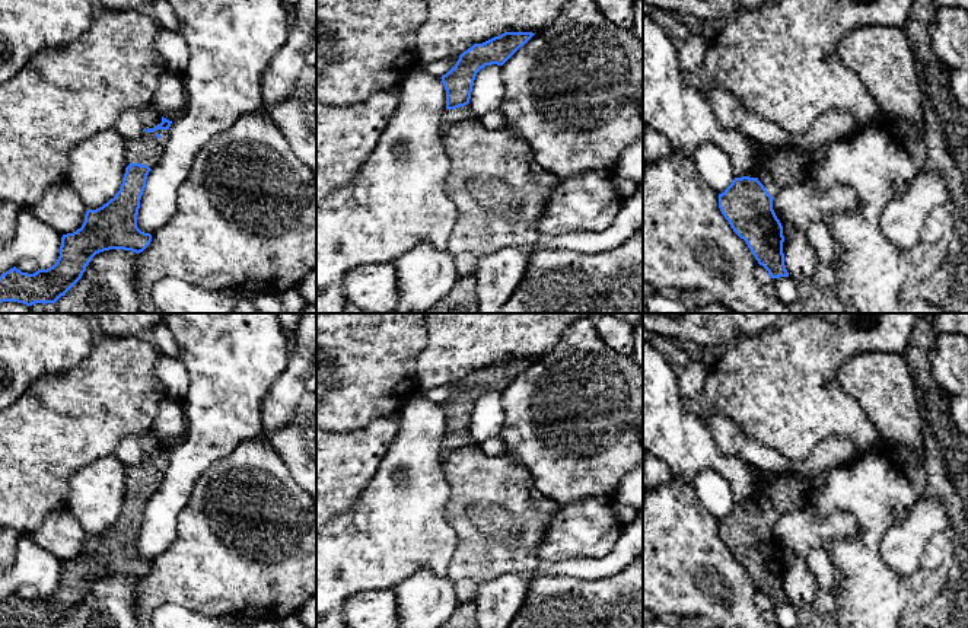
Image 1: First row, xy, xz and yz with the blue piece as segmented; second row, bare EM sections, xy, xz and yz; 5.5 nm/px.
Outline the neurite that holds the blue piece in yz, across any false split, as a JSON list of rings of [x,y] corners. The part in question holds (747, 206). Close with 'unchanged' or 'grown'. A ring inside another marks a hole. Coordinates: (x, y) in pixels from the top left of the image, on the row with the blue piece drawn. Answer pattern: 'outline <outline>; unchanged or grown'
outline [[[786,146],[762,147],[760,154],[757,176],[735,178],[719,194],[719,208],[770,278],[789,277],[783,226],[773,210],[773,200],[781,188],[803,179],[809,153],[799,146]]]; grown

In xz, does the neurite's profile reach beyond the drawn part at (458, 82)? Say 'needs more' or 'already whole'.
needs more

